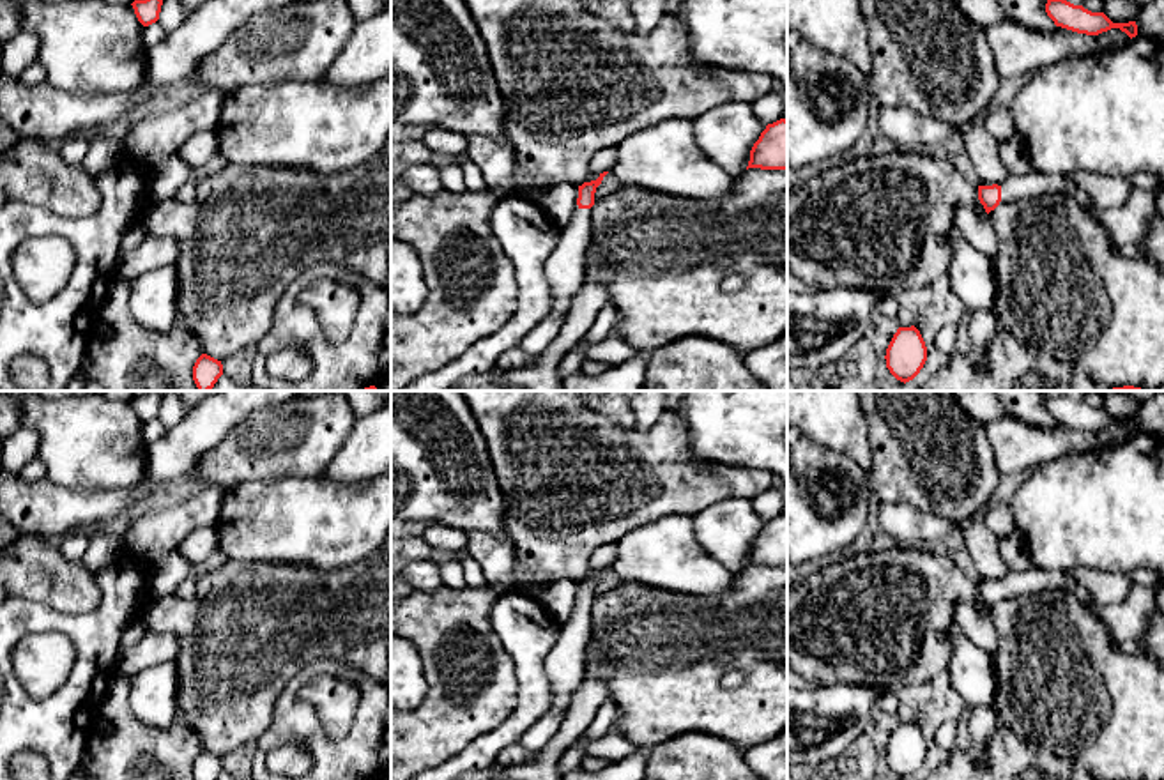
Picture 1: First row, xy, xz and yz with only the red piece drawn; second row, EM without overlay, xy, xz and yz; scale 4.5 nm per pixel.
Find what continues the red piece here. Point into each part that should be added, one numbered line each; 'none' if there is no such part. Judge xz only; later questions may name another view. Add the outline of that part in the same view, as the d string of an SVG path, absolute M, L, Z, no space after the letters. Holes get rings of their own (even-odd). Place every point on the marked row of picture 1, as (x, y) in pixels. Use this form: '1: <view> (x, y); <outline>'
1: xz (565, 269); M578 209L561 230L559 244L545 262L545 276L554 294L554 310L520 341L525 354L541 356L561 331L570 304L586 278L586 251L589 241L591 212L589 209Z

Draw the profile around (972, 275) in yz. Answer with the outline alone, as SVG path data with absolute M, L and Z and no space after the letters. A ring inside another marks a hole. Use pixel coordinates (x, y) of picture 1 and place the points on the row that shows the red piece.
M955 226L946 244L952 251L946 274L953 295L966 310L994 311L998 285L992 258L978 251Z

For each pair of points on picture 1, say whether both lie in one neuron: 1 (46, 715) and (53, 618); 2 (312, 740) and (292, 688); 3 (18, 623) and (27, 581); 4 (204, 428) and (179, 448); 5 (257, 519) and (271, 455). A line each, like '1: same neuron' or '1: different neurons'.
1: same neuron
2: same neuron
3: different neurons
4: same neuron
5: different neurons

